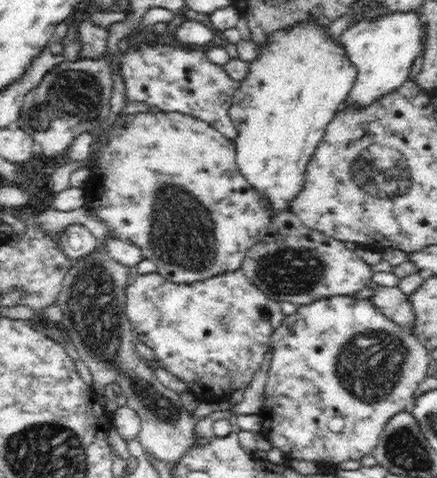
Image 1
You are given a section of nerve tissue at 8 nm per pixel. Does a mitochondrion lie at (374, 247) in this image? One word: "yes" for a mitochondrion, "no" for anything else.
no

